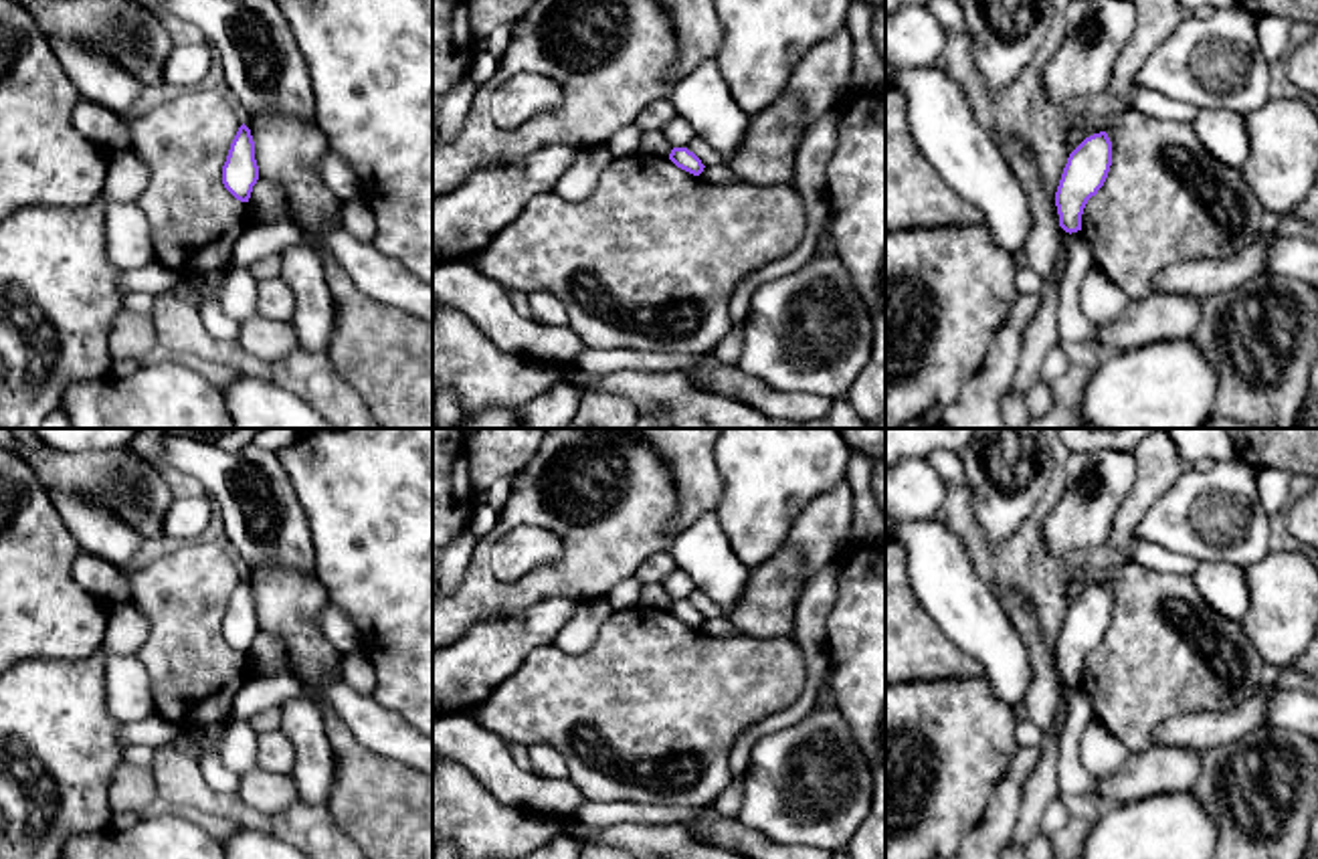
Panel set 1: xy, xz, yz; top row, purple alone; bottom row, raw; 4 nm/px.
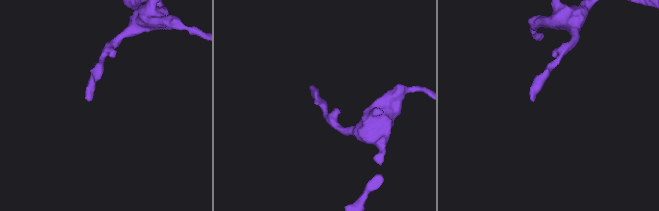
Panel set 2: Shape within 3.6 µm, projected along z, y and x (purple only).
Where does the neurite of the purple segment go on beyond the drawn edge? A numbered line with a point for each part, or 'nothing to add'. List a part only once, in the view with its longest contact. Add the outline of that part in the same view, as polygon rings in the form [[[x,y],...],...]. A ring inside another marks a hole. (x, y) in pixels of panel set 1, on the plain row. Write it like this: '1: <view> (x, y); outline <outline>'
nothing to add

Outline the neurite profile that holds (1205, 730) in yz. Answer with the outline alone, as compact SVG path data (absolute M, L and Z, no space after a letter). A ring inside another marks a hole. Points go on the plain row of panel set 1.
M1261 685L1229 709L1176 715L1154 732L1152 748L1211 750L1233 744L1249 732L1267 728L1267 707L1278 691L1278 685Z

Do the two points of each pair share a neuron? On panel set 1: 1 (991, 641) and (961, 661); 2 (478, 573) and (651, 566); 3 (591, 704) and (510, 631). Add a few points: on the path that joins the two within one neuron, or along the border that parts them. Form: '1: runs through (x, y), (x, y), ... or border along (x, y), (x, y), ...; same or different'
1: border along (934, 623), (979, 670); different
2: border along (668, 550), (653, 552), (633, 575); different
3: border along (550, 643), (538, 645), (500, 684); different

